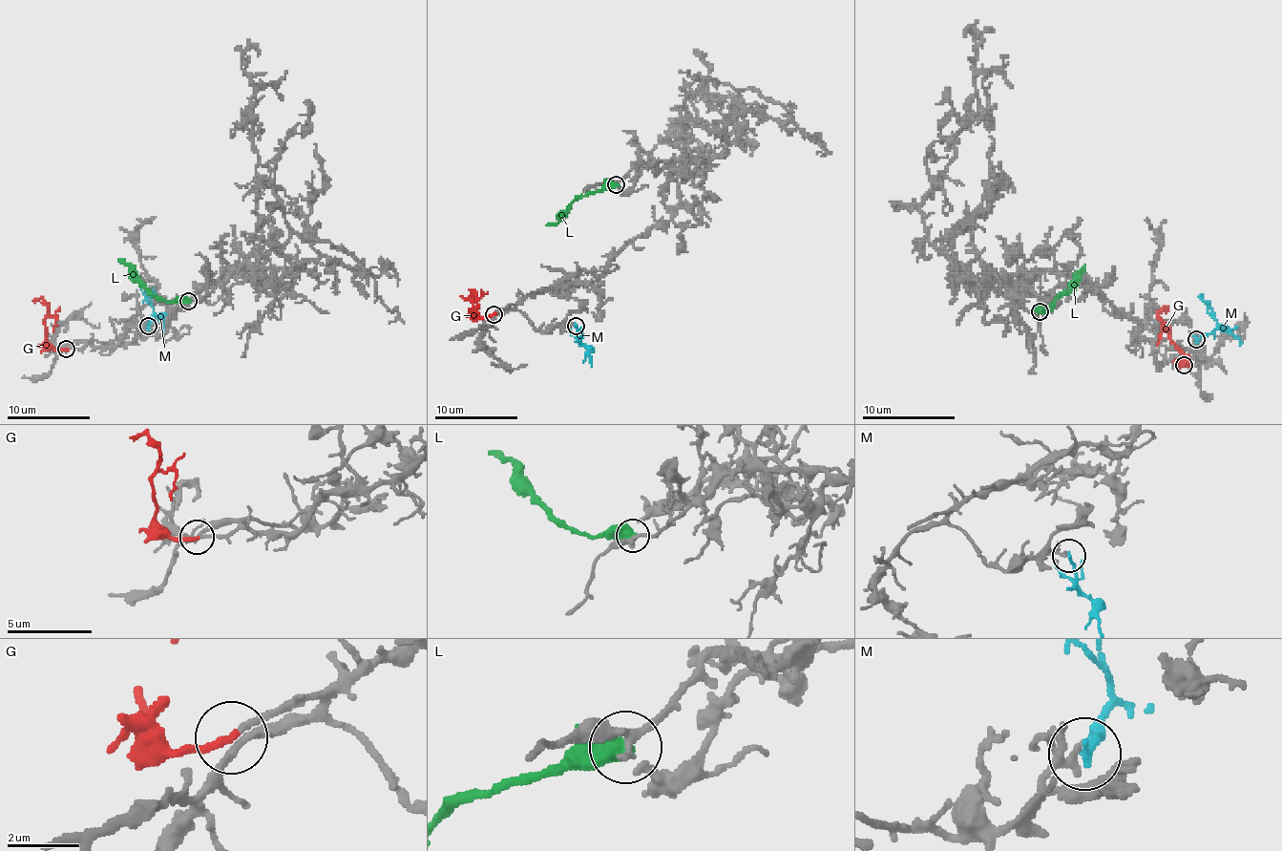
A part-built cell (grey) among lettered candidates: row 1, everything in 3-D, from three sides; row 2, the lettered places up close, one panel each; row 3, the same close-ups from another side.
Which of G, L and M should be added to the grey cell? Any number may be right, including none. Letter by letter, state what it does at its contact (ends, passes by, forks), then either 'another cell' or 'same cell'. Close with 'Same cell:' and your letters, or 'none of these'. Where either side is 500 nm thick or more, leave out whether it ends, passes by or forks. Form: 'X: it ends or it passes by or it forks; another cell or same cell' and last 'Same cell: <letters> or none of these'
G: it ends; same cell
L: another cell
M: it ends; another cell
Same cell: G

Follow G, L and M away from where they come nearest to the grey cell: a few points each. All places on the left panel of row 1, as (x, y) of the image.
G: (66, 349), (55, 349), (47, 340), (47, 305), (41, 298), (32, 300)
L: (189, 300), (154, 296), (117, 259)
M: (147, 326), (154, 308), (141, 290), (143, 286)

